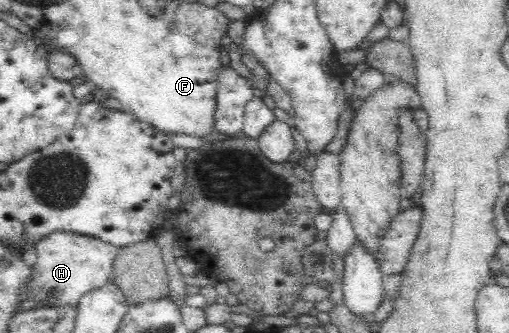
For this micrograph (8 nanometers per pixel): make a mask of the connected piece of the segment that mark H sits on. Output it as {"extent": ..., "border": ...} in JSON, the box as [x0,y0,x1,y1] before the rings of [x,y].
{"extent":[33,231,120,307],"border":[[[53,231],[35,243],[37,258],[33,264],[33,299],[50,307],[78,305],[82,295],[105,286],[113,271],[120,247],[92,235],[76,231]]]}

